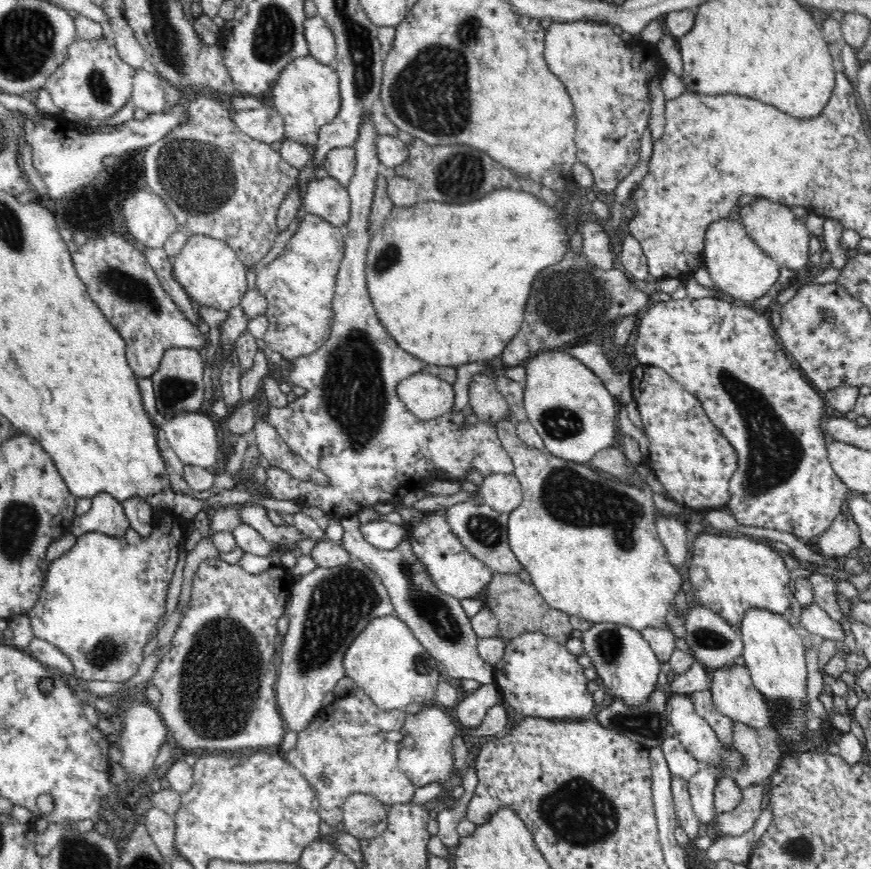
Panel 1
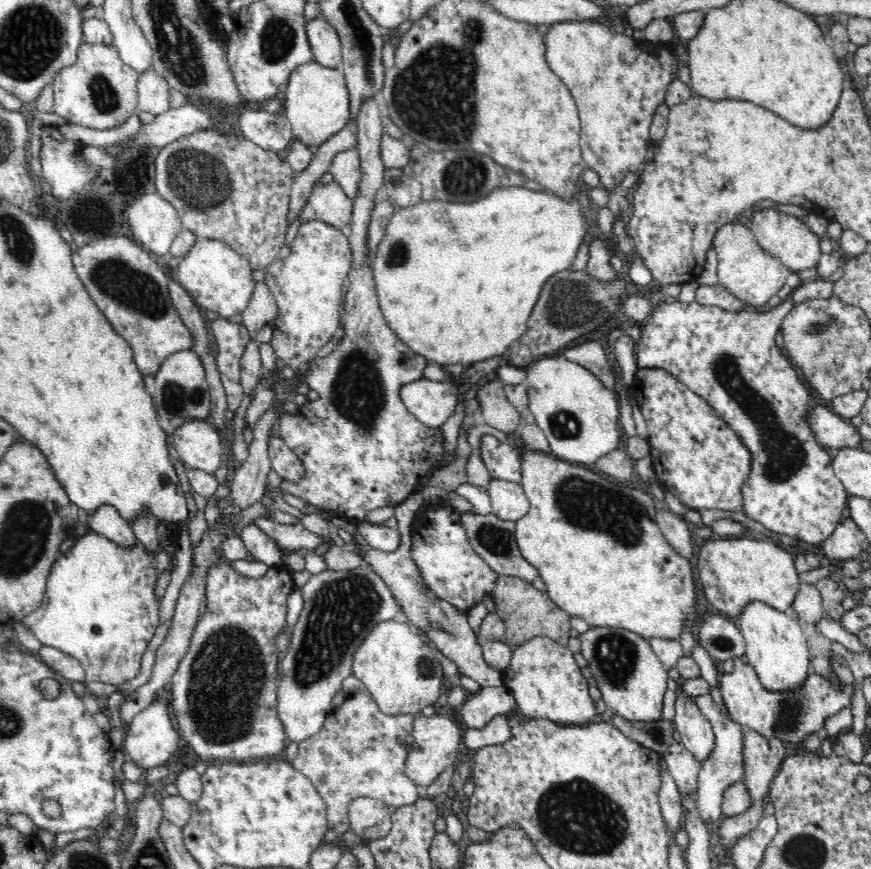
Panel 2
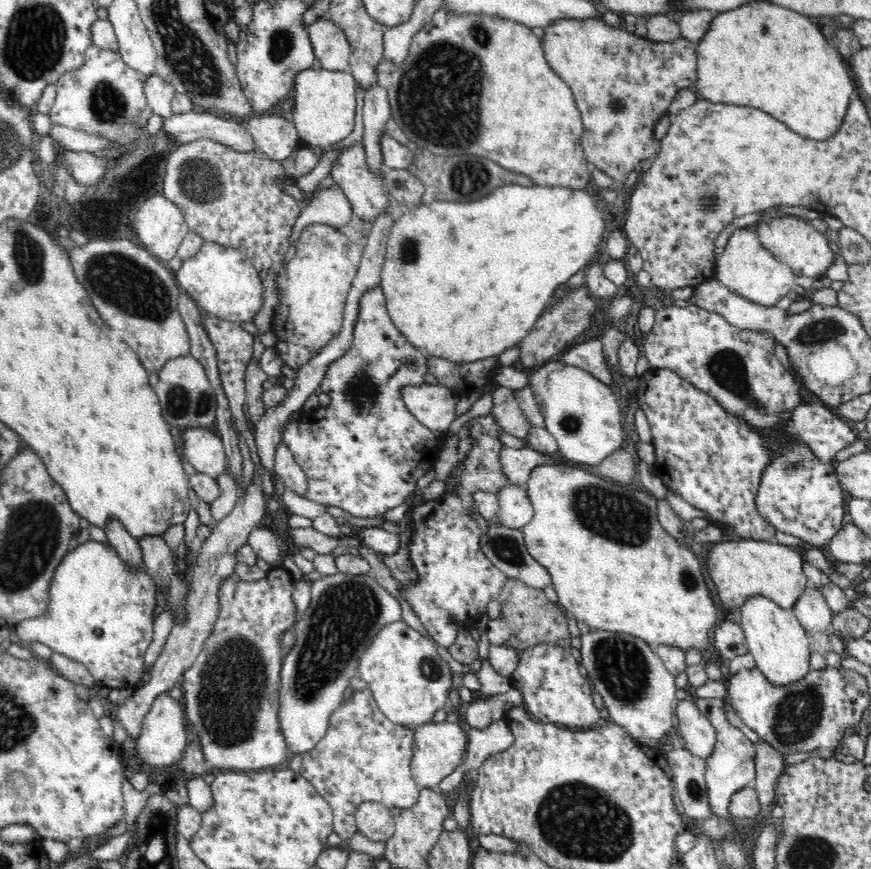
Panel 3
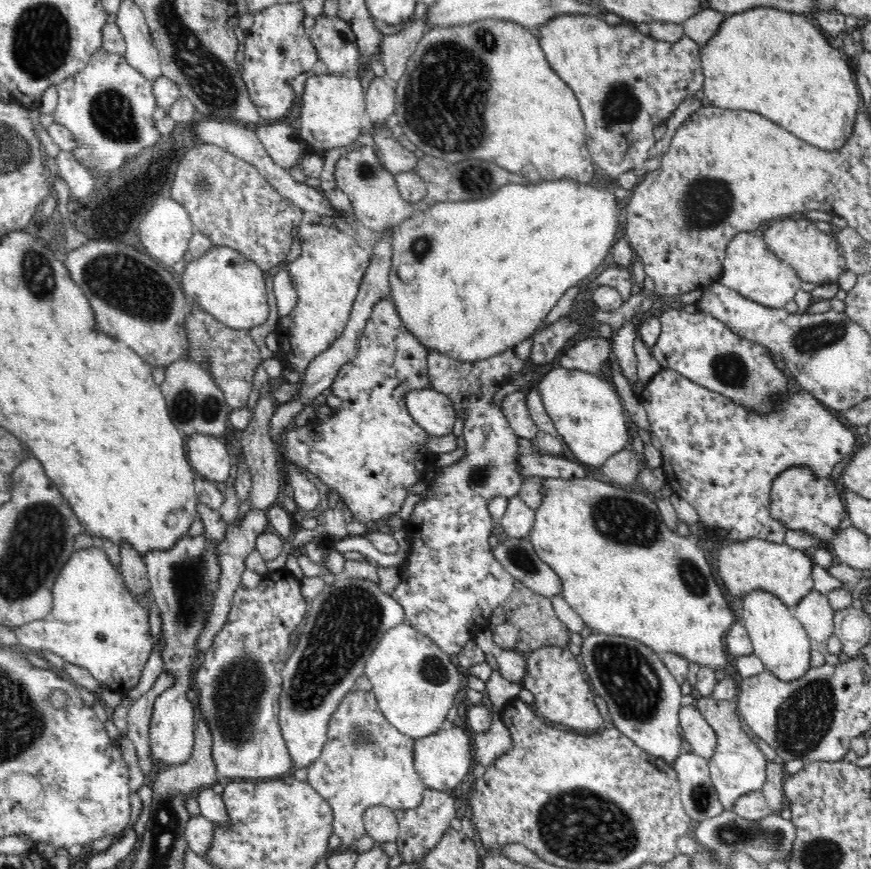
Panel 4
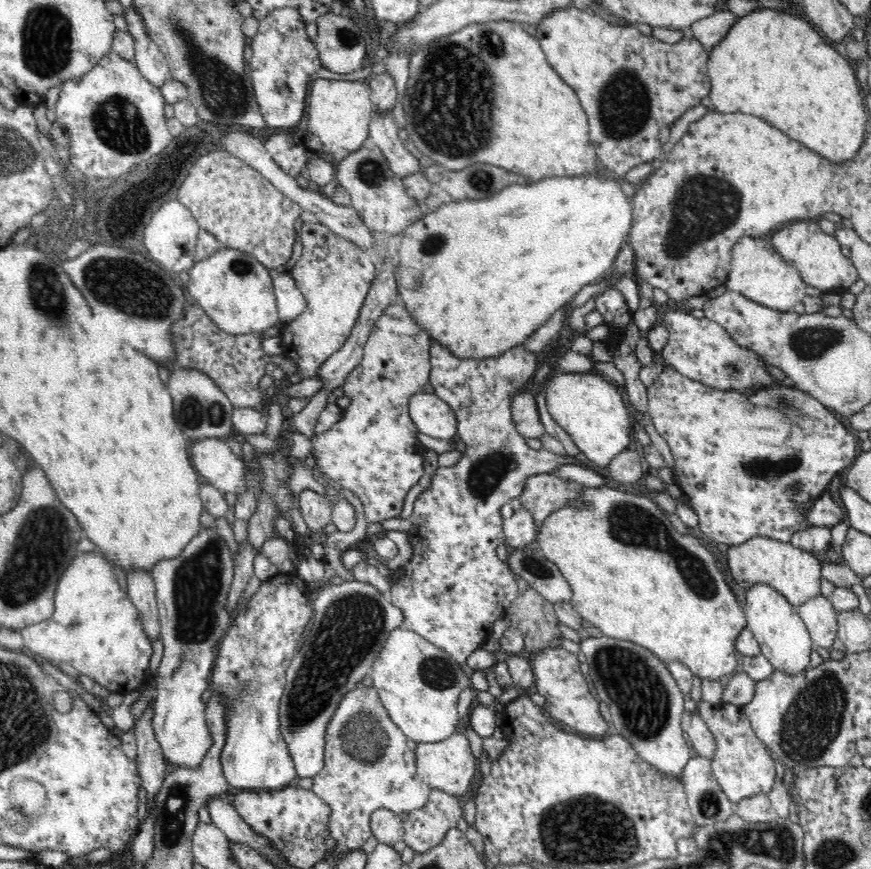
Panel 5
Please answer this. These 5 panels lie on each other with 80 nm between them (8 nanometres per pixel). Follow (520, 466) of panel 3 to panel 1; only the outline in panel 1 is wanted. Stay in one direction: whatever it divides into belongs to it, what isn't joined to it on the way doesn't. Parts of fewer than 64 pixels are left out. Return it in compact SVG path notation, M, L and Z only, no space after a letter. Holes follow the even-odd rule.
M366 113L362 117L359 135L353 146L356 157L355 172L347 187L351 202L350 218L344 225L344 259L337 275L332 309L334 311L332 331L326 343L322 344L316 352L290 360L287 376L289 384L301 386L308 392L286 407L265 407L268 409L265 416L267 421L274 426L290 450L325 476L326 482L316 483L316 481L289 478L284 476L277 466L271 466L266 470L268 480L265 482L265 487L255 478L252 480L254 493L268 496L263 492L270 492L271 496L278 500L294 500L302 506L316 506L329 517L336 519L358 515L378 502L393 504L396 507L398 498L408 494L411 488L424 487L437 476L462 480L472 468L479 470L484 476L514 475L514 463L506 449L502 447L493 426L480 420L475 425L466 426L462 412L453 410L447 416L434 420L420 420L412 411L408 411L397 396L398 382L402 378L408 378L410 374L420 372L423 360L411 356L400 348L392 336L389 336L376 315L368 291L365 271L371 236L369 216L374 188L376 188L376 176L379 174L378 168L381 163L376 152L376 136L379 134L372 121L372 113Z

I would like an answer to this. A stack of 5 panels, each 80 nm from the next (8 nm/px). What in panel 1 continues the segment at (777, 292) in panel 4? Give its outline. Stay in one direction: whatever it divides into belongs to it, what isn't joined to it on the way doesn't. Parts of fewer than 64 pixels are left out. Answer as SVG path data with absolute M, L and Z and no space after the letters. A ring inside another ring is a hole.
M737 217L720 218L706 228L703 265L708 268L714 286L728 299L738 299L747 305L768 295L776 284L781 267L756 244Z

